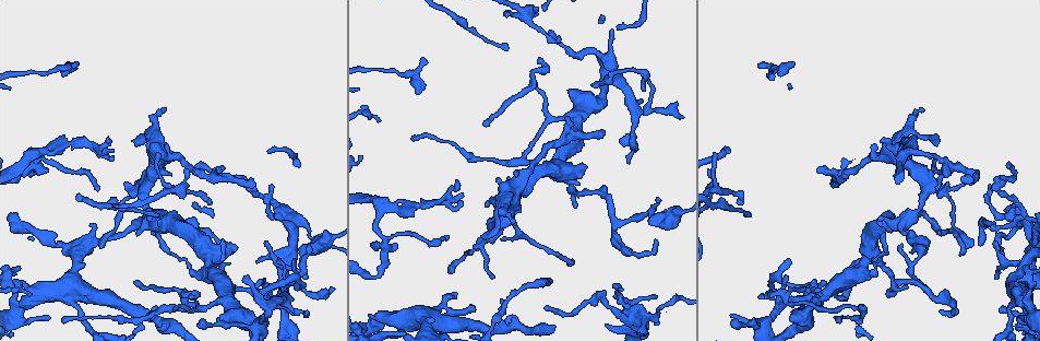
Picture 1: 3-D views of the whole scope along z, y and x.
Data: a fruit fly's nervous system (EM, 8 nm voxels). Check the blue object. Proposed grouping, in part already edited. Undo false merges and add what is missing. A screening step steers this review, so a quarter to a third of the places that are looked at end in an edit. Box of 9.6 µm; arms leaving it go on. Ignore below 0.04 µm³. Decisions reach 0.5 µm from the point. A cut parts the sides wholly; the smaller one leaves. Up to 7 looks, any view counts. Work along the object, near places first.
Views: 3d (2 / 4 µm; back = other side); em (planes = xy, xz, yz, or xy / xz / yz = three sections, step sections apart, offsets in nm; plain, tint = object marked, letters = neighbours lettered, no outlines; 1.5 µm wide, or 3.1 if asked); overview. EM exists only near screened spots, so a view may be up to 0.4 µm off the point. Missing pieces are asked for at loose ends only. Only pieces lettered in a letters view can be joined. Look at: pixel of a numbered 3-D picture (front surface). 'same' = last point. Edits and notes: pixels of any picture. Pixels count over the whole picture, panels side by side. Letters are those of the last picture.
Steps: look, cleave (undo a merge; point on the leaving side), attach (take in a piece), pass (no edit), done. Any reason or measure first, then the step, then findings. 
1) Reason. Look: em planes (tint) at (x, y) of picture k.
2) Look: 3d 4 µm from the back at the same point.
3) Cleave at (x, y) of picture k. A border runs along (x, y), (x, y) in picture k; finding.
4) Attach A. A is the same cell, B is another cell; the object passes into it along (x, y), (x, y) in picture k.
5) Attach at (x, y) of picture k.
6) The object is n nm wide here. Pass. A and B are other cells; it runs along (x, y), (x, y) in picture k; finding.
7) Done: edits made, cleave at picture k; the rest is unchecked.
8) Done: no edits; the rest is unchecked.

Thin end. Look: 3d 2 µm at (732, 316) of picture 1.

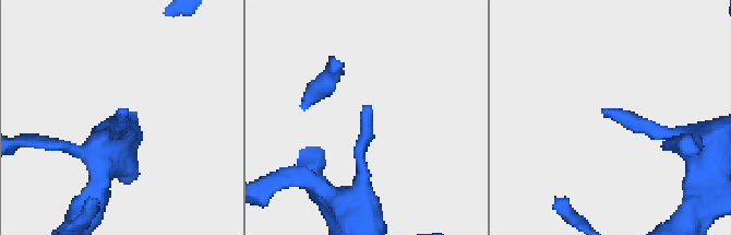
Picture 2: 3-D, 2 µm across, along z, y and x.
Shape alone is not enough. Look: em planes (letters) at (118, 114) of picture 2.

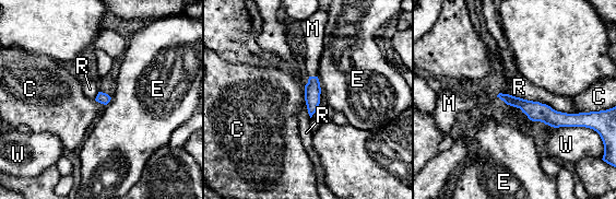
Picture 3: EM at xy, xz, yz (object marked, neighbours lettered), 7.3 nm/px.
The object is 80 nm wide here; the longest contact is with R, 550 nm. Attach M. M is the same cell, C, E, R and W are other cells; the neuron continues.

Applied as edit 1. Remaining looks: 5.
A narrow waist. Look: em xy step 8 (tint) at (939, 155) of picture 1.

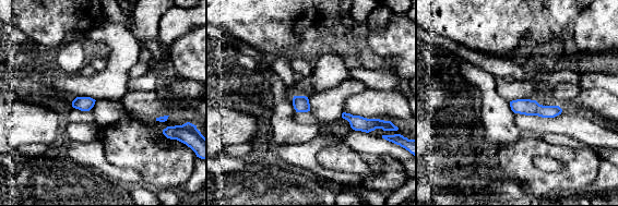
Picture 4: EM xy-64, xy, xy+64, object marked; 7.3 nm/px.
Another direction. Look: em planes (letters) at the same point.

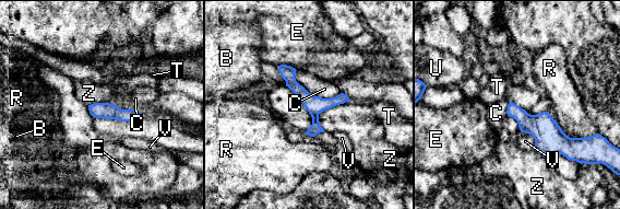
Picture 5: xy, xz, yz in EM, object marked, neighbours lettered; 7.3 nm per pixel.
Pass. B, C, E, R, T, U, V and Z are other cells; a border runs along (107, 102), (95, 102), (88, 105) in picture 5; all the same neuron.

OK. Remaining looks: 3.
Done: edits made, attach at picture 3; the rest is unchecked.

